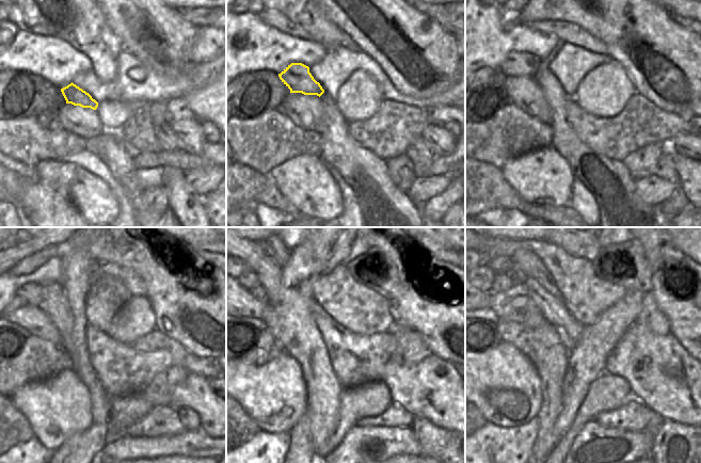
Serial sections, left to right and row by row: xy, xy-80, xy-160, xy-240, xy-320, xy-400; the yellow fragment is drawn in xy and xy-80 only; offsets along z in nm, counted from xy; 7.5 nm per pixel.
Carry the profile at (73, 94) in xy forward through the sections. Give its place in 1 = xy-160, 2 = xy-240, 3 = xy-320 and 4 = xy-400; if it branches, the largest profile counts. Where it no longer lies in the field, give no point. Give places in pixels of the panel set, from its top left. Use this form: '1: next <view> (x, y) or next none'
1: next xy-160 (525, 64)
2: next xy-240 (31, 293)
3: next xy-320 (248, 280)
4: next xy-400 (487, 275)

